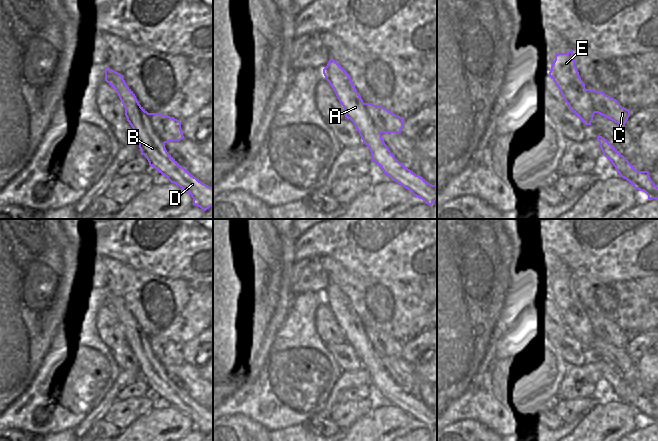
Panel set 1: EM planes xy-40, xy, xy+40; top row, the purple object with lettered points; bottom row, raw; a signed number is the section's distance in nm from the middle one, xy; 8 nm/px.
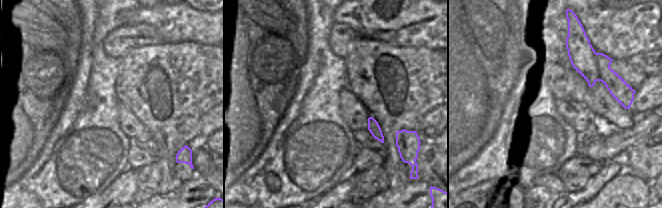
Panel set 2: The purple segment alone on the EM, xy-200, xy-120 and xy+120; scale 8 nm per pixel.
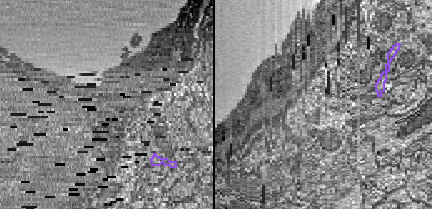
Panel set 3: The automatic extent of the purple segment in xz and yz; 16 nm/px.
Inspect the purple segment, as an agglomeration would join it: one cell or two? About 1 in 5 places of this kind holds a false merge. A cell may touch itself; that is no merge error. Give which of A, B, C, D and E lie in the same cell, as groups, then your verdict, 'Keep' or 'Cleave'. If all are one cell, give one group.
Groups: A B C D E. Keep

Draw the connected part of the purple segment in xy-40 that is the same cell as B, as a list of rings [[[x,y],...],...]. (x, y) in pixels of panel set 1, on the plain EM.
[[[109,291],[105,292],[105,305],[117,316],[125,332],[127,345],[133,352],[139,364],[141,379],[144,379],[147,382],[149,389],[164,399],[171,407],[184,413],[193,422],[193,429],[200,431],[204,435],[212,431],[213,412],[194,401],[187,393],[182,391],[165,372],[165,368],[170,365],[180,365],[184,363],[183,356],[181,354],[181,346],[168,339],[148,337],[139,328],[135,318],[127,310],[123,300]]]

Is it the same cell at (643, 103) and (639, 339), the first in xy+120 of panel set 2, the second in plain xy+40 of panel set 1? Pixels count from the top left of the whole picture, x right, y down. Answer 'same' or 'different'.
different

